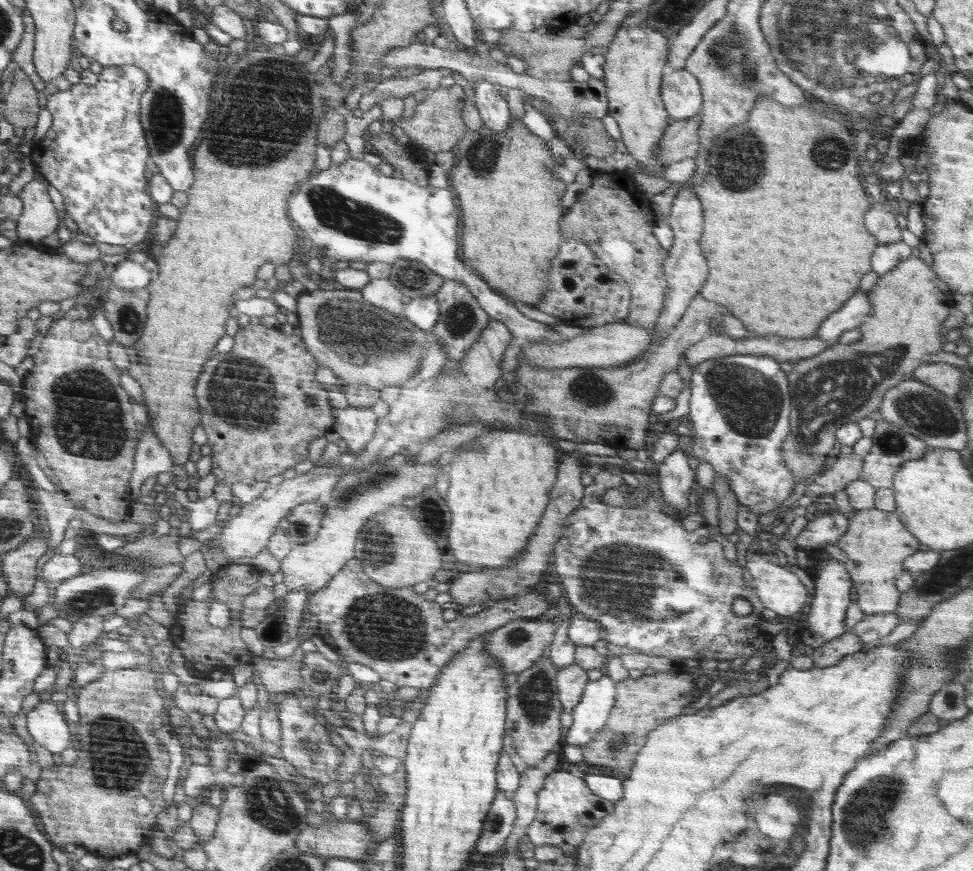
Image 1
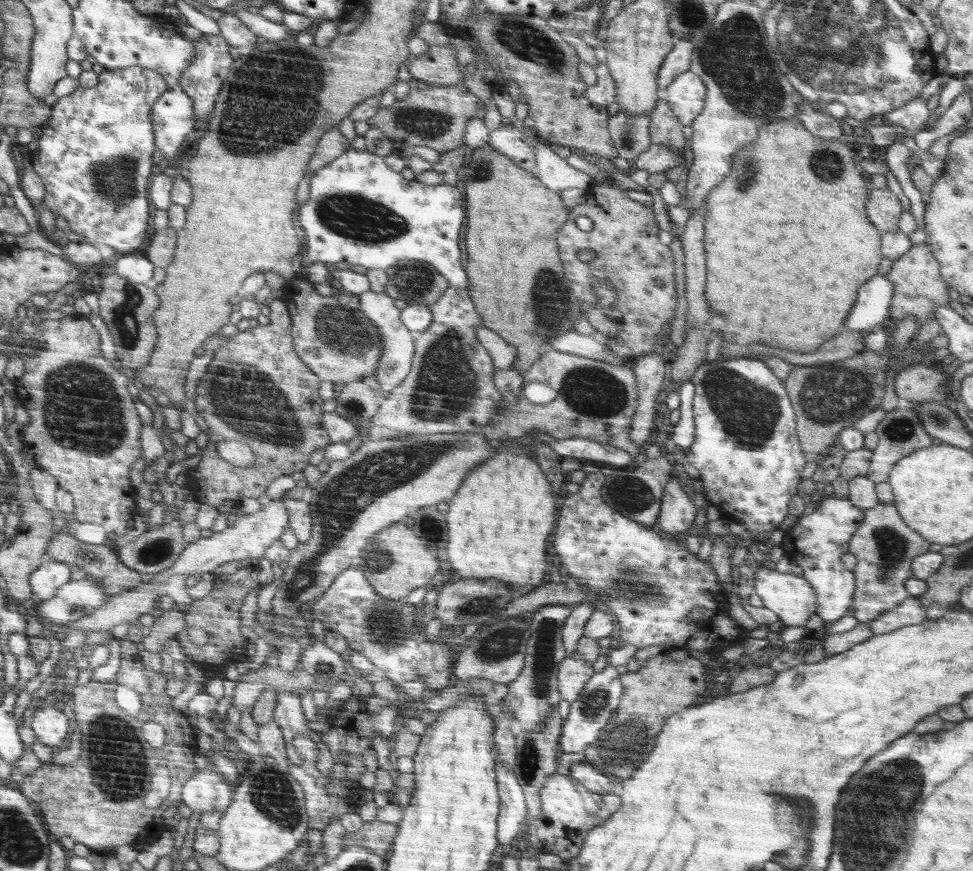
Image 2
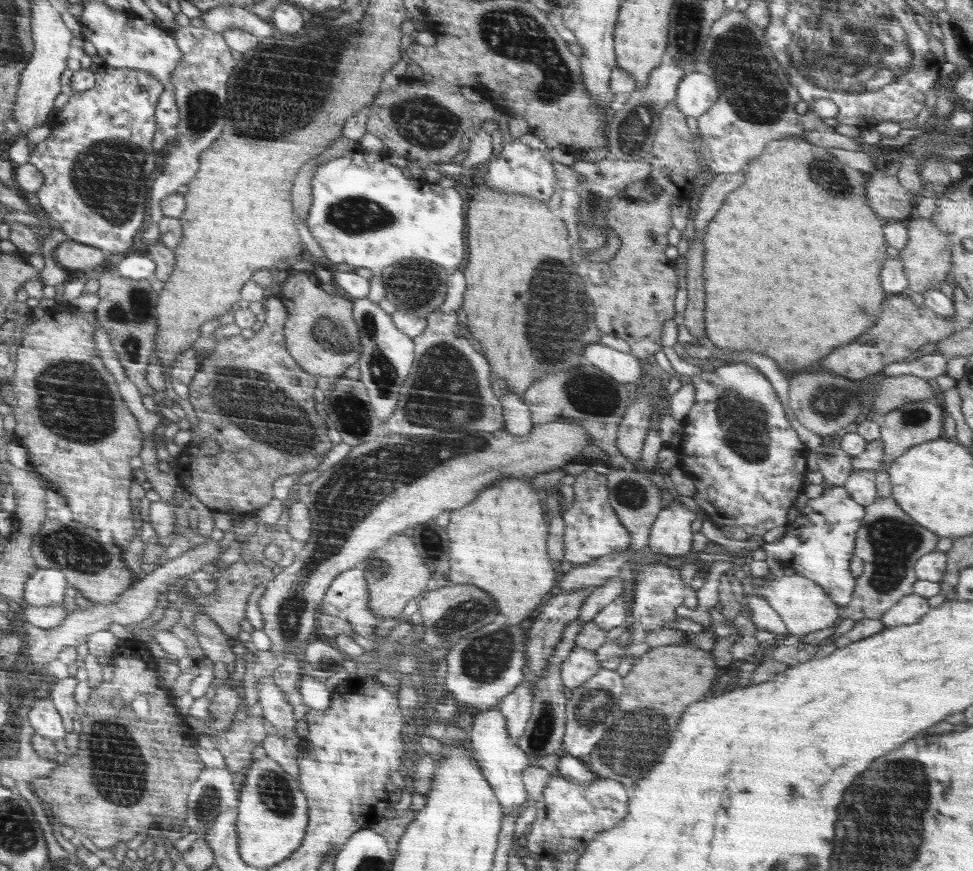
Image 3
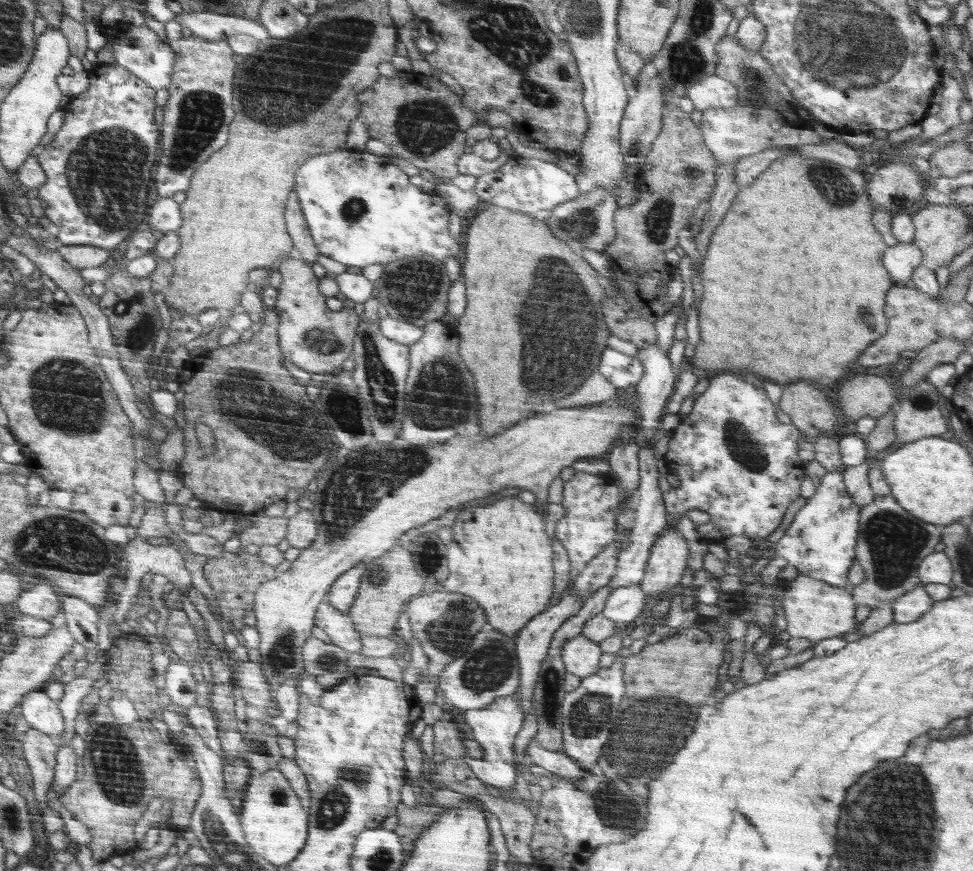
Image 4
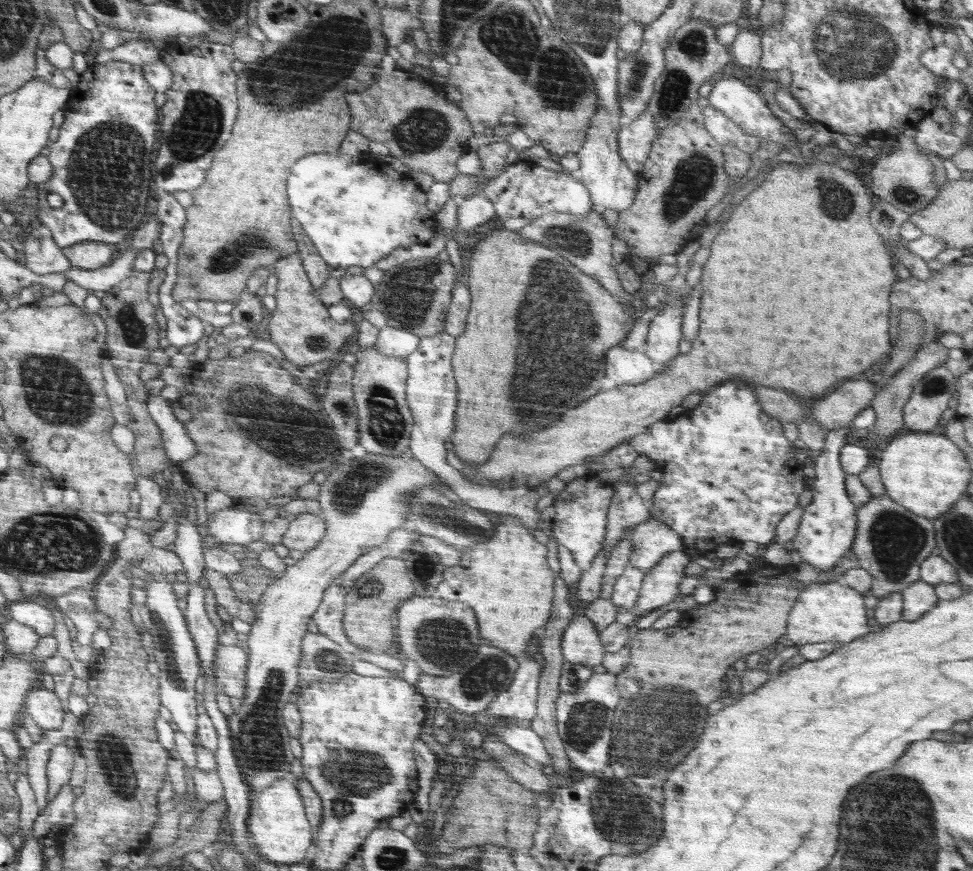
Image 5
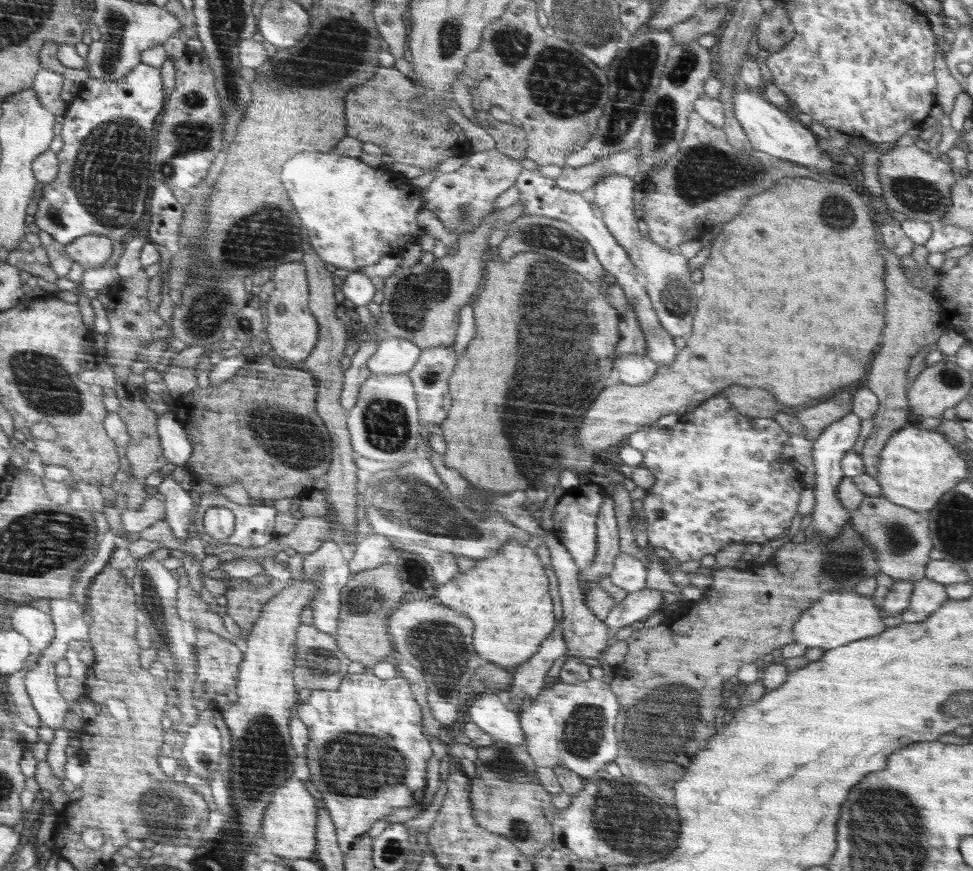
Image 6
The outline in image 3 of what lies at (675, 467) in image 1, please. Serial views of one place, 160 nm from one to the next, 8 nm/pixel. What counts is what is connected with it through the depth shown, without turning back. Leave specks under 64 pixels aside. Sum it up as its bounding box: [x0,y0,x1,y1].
[647,503,697,554]

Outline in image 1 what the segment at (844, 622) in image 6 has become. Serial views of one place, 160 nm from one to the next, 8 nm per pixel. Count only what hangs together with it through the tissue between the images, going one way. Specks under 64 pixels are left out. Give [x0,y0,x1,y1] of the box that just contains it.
[747,553,809,616]

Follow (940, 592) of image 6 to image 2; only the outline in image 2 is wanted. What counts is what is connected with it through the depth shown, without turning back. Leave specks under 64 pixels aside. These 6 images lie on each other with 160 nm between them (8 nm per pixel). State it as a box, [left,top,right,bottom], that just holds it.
[868,596,927,635]

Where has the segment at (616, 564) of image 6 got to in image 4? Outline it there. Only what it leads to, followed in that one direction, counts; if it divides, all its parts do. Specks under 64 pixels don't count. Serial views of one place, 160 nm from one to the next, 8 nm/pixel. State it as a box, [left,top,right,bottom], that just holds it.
[601,585,646,623]

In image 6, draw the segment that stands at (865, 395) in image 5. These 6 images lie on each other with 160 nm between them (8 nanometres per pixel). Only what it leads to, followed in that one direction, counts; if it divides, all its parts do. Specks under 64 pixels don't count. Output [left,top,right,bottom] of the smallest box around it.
[796,391,853,441]

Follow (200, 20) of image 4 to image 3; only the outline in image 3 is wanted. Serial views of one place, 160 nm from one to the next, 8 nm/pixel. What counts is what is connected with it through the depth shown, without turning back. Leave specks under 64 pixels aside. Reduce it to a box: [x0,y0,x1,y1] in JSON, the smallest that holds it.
[199,5,274,38]

